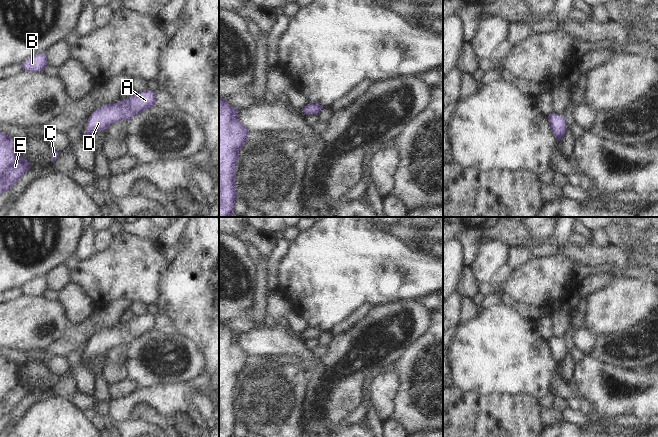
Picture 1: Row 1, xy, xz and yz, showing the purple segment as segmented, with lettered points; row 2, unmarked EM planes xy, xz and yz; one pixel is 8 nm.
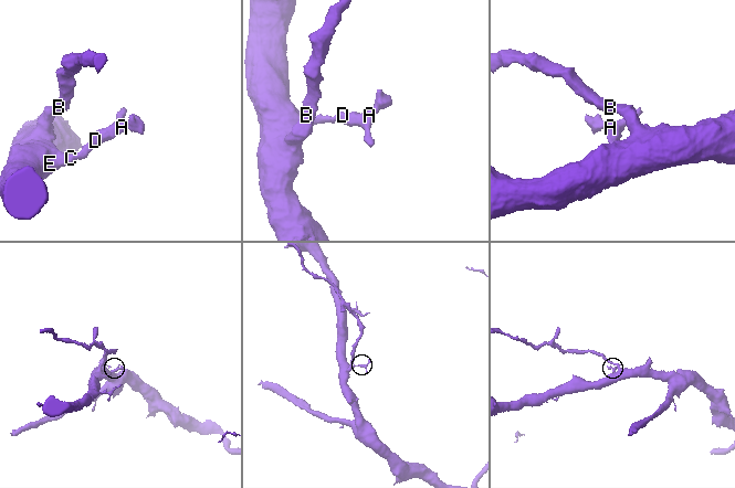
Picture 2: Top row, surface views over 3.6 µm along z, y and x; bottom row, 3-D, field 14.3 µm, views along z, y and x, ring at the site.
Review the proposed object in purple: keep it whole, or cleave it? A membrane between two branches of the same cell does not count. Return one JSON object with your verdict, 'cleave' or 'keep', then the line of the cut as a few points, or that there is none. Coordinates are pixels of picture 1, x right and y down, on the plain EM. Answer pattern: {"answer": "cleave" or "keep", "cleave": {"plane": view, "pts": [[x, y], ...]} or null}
{"answer": "keep", "cleave": null}

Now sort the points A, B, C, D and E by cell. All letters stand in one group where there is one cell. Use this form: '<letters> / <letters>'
A B C D E

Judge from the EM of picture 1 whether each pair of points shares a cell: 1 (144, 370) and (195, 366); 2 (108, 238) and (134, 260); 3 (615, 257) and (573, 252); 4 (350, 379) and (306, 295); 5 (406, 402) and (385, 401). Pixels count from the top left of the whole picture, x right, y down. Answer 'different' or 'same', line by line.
1: same
2: different
3: same
4: different
5: different

